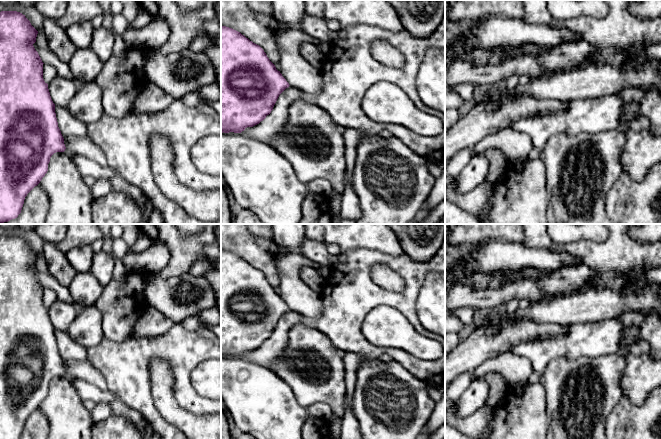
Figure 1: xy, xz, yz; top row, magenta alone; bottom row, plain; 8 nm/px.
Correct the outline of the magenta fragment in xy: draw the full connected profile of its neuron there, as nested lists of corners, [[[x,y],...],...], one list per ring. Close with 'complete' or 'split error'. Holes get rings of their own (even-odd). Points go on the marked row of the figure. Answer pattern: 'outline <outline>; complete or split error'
outline [[[1,11],[0,12],[0,224],[8,222],[18,217],[21,213],[25,197],[37,186],[48,171],[48,164],[51,156],[56,152],[64,152],[71,158],[77,157],[68,150],[64,144],[64,138],[58,127],[55,113],[55,104],[53,103],[48,84],[43,79],[43,62],[35,50],[33,44],[36,42],[38,31],[31,25],[30,21],[20,12]]]; split error

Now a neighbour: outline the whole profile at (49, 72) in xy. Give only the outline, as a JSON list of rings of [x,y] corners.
[[[48,63],[43,64],[43,79],[45,83],[49,84],[57,76],[58,76],[58,73],[54,66]]]

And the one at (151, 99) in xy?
[[[148,82],[133,103],[131,114],[153,113],[169,107],[174,101],[173,96],[167,94],[158,86]]]

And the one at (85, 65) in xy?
[[[78,48],[68,62],[70,71],[78,84],[92,82],[100,73],[104,63],[90,48]]]

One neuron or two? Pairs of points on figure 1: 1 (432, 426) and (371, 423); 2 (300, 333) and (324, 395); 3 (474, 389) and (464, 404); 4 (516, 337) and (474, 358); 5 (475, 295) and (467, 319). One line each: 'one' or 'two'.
1: two
2: one
3: one
4: one
5: two

